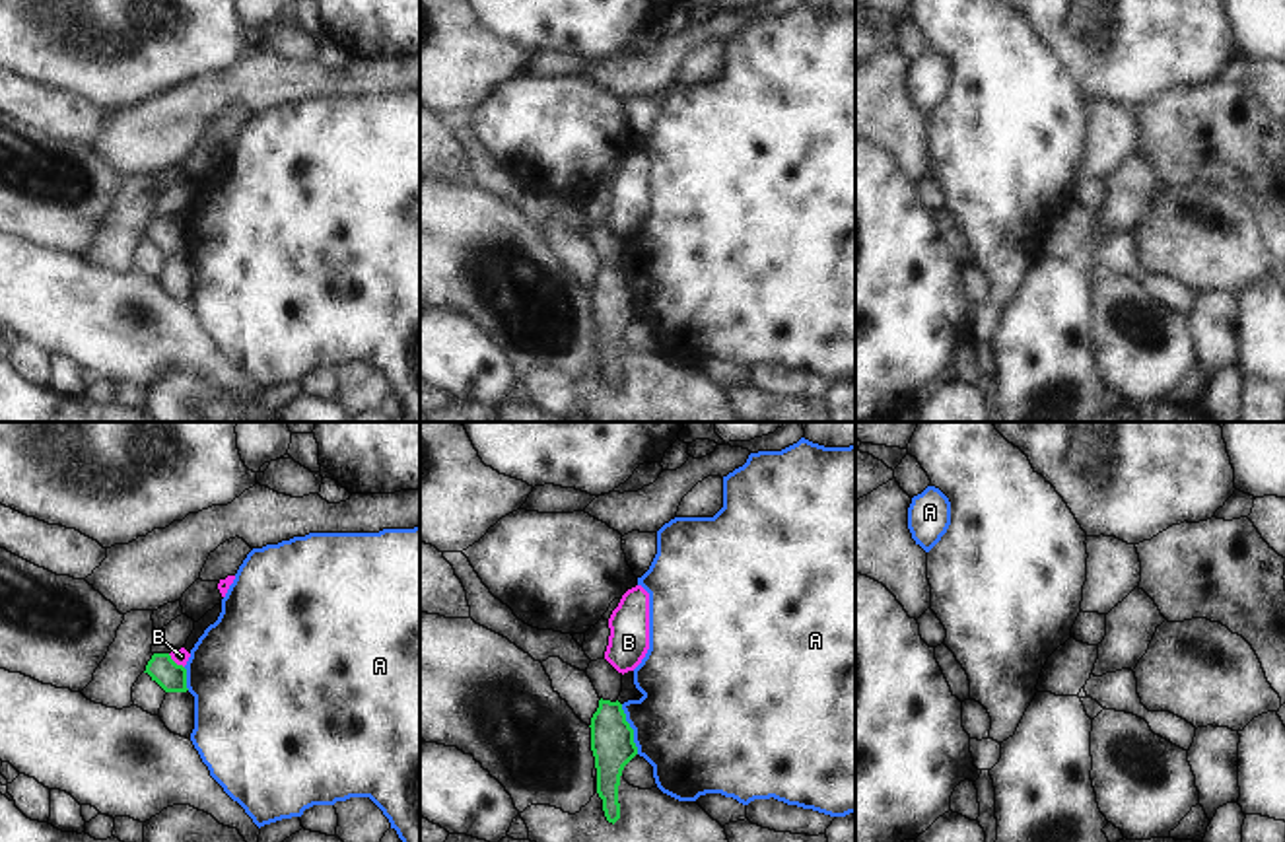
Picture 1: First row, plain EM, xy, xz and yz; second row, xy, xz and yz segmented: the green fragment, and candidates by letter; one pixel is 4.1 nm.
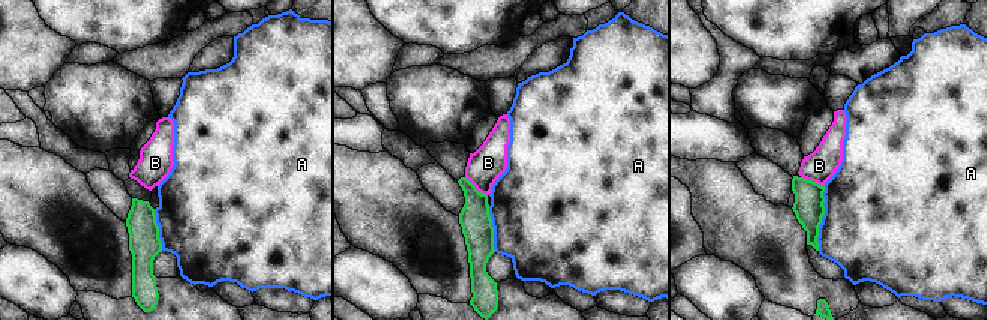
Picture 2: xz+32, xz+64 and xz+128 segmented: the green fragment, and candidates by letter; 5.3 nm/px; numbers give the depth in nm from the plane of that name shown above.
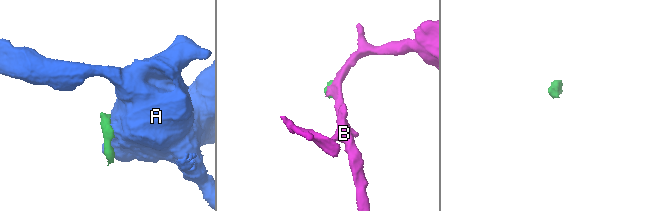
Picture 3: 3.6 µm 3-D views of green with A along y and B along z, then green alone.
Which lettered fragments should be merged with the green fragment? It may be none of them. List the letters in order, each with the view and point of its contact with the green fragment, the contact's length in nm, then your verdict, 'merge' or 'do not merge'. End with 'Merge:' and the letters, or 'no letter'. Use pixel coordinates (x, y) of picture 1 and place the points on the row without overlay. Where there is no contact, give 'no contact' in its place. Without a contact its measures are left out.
A: xz (632, 294) | 220 nm | do not merge
B: xy (173, 226) | 90 nm | do not merge
Merge: no letter

